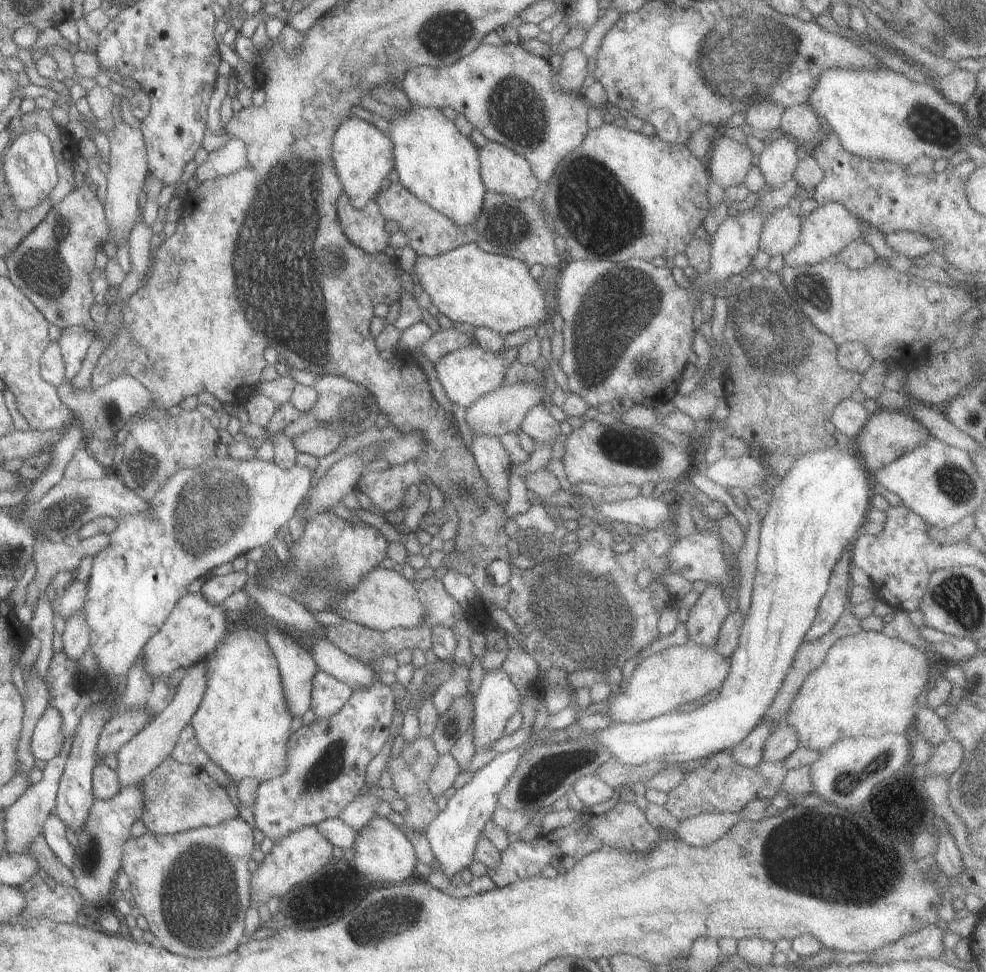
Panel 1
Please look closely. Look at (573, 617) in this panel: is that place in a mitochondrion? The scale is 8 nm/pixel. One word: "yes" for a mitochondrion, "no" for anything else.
yes

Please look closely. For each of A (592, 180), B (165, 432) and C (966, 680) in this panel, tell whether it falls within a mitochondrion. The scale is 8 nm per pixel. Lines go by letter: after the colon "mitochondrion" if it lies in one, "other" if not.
A: mitochondrion
B: other
C: other

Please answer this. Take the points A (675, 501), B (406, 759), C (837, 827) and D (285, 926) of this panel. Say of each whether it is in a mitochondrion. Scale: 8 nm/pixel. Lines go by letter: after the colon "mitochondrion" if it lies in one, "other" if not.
A: other
B: other
C: other
D: other

